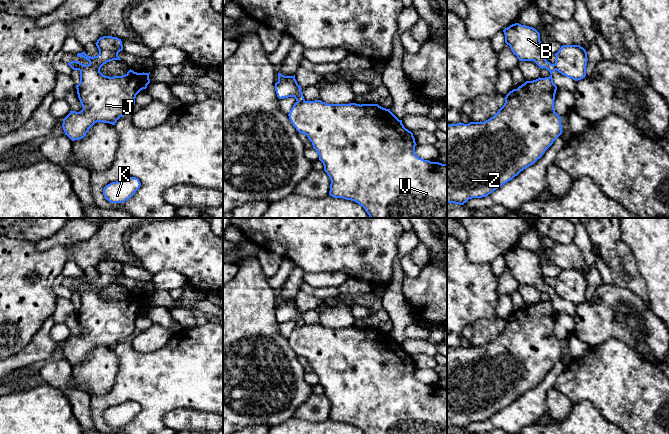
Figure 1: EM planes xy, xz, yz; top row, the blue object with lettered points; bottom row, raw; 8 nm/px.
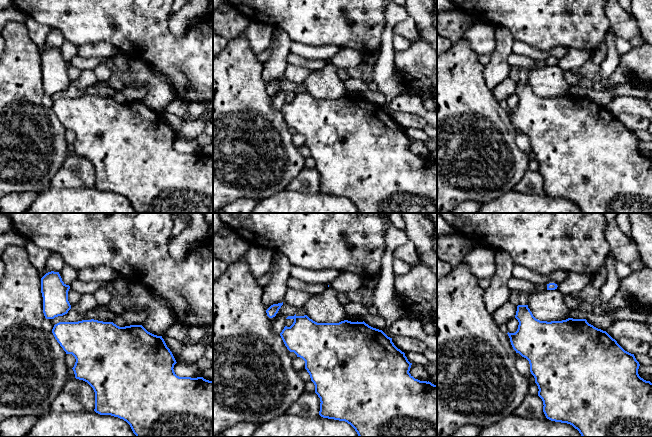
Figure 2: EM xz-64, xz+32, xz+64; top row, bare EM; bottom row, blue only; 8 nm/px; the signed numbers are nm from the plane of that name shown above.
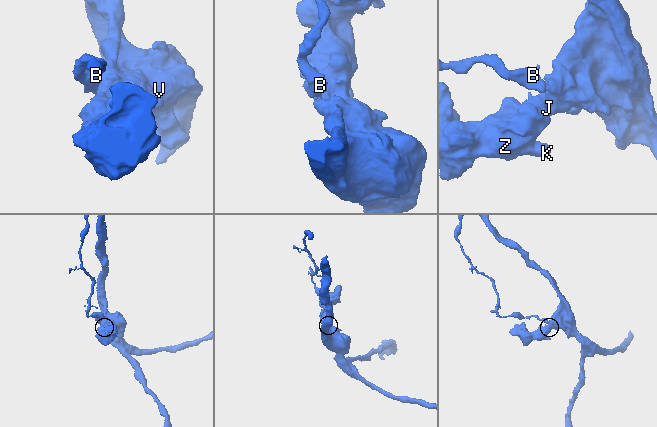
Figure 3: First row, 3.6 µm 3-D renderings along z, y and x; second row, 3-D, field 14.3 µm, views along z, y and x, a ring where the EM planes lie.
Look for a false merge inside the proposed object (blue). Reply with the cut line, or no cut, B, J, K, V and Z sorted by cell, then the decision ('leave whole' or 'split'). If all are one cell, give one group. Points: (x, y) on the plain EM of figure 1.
cut xz (304, 324), (297, 326); groups B / J K V Z; split

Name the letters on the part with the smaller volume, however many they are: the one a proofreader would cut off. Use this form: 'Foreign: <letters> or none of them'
Foreign: B

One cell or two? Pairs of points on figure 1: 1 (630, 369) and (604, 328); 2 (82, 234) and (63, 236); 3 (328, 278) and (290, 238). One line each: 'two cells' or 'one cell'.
1: two cells
2: one cell
3: two cells

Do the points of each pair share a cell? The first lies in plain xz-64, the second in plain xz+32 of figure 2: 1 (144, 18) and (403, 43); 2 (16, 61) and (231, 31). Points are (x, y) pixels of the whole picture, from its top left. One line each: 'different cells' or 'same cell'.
1: different cells
2: different cells

